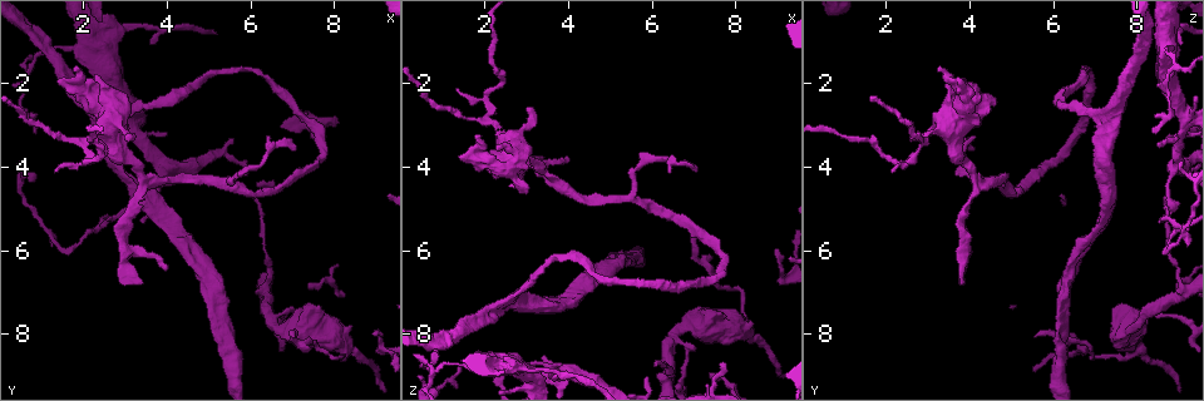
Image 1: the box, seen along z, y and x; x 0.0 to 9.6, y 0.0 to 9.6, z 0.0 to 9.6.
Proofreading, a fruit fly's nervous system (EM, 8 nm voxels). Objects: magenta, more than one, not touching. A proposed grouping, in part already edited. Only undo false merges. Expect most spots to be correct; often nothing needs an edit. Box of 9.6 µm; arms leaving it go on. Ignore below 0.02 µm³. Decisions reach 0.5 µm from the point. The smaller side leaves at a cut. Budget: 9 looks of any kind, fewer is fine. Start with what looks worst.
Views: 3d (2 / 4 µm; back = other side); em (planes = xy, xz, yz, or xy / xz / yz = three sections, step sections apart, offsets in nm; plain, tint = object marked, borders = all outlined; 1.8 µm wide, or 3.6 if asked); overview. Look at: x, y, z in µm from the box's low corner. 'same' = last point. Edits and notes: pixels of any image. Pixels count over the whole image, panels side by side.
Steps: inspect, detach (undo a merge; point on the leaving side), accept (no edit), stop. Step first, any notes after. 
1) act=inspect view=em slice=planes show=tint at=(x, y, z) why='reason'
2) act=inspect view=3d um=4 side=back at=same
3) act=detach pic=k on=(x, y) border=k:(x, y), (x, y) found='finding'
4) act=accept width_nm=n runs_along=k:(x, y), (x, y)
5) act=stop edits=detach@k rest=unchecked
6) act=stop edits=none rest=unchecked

act=inspect view=3d um=4 at=(2.60, 2.70, 3.80) why='four or more arms meet'

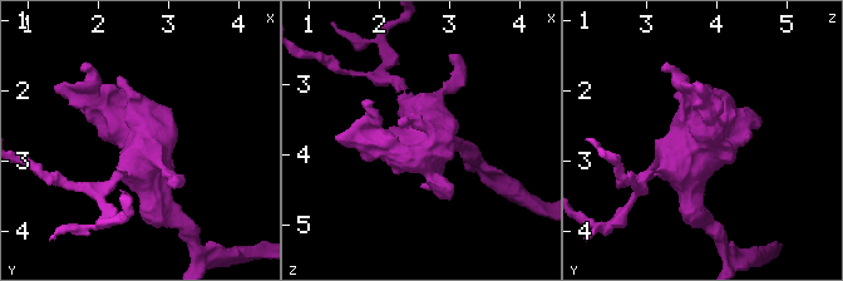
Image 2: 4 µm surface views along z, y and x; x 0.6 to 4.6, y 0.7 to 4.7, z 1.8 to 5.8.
act=inspect view=em um=3.6 slice=xz step=16 show=tint at=(2.65, 2.70, 3.80) why='now the EM'

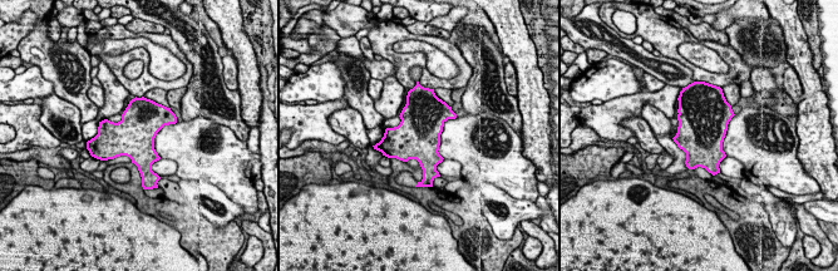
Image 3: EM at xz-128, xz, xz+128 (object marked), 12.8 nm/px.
act=accept found='one cell here'

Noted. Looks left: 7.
act=inspect view=3d um=4 at=(2.55, 0.95, 8.75) why='narrows sharply'

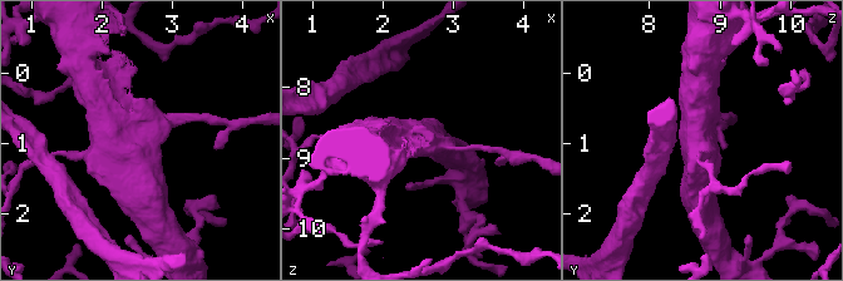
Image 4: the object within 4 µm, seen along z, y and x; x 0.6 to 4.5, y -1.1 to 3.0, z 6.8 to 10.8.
act=inspect view=em slice=planes show=plain at=(2.50, 1.00, 8.75)

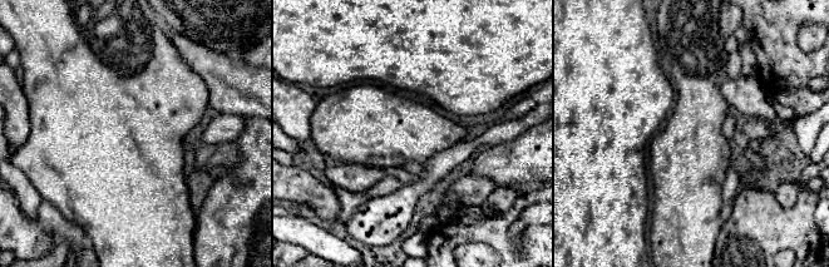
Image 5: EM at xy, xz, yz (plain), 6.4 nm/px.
act=inspect view=em slice=planes show=tint at=same why='where the object lies'

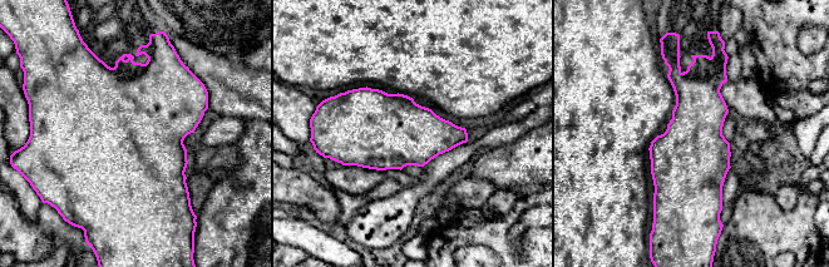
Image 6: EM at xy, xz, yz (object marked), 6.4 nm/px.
act=accept width_nm=480 found='continuous, no second cell'

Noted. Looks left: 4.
act=inspect view=3d um=4 at=(8.10, 8.20, 7.80)

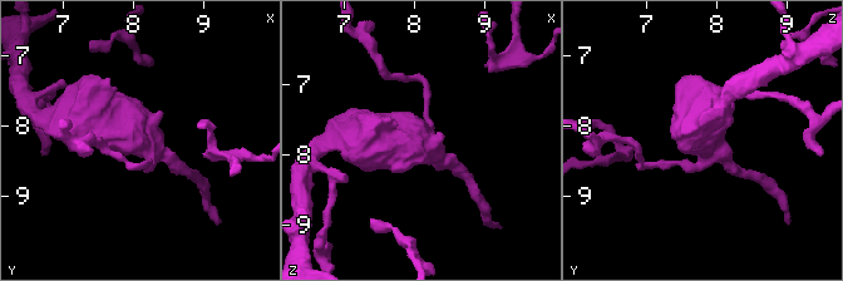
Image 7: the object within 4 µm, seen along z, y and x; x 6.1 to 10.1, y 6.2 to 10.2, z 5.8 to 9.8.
act=inspect view=em slice=yz step=4 show=plain at=(8.10, 8.20, 7.80) arms=3 why='need the tissue'

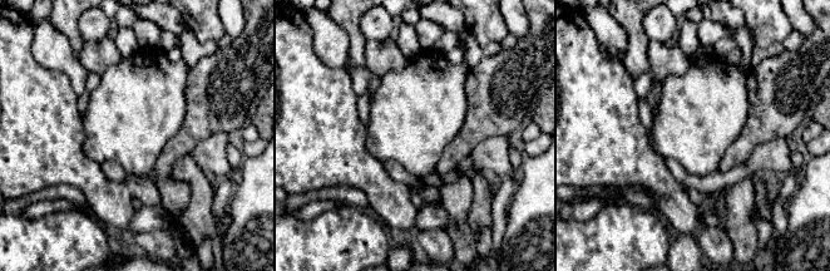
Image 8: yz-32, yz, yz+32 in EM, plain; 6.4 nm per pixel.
act=inspect view=em slice=yz step=4 show=tint at=same why='with the object marked'

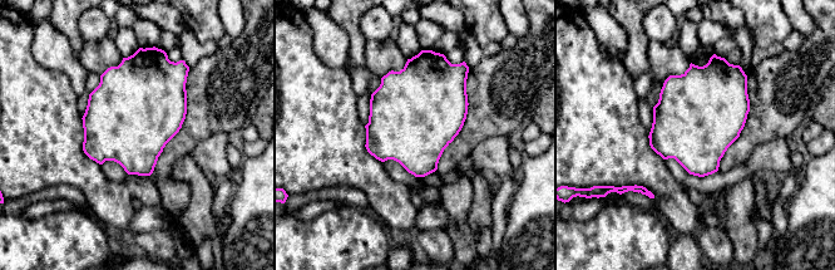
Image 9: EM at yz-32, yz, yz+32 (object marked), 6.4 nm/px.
act=accept found='all the same cell'

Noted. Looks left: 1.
act=inspect view=em slice=planes show=tint at=(2.30, 5.40, 9.10) why='sharp bend'

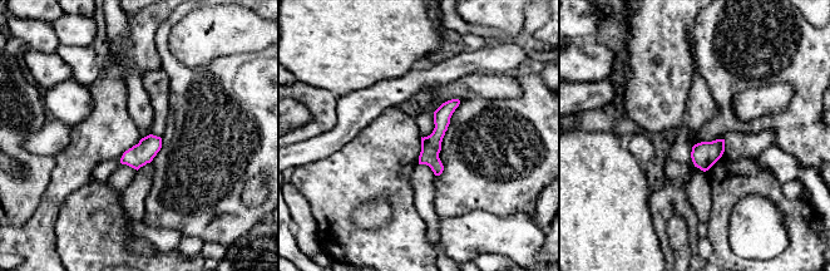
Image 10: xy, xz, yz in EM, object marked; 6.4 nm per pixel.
act=accept runs_along=10:(455, 102), (434, 139), (436, 171) found='continuous, no second cell'

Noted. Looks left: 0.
act=stop edits=none rest=unchecked

